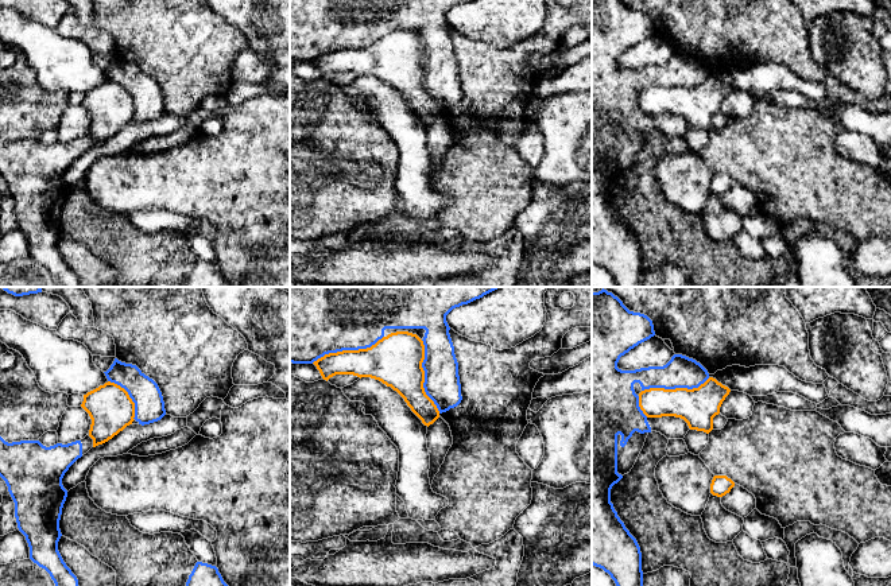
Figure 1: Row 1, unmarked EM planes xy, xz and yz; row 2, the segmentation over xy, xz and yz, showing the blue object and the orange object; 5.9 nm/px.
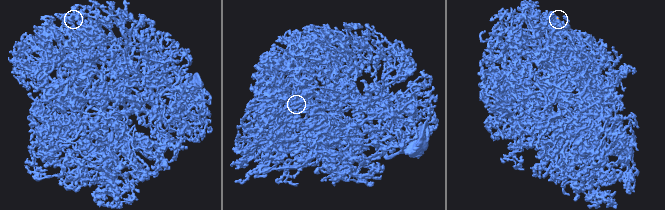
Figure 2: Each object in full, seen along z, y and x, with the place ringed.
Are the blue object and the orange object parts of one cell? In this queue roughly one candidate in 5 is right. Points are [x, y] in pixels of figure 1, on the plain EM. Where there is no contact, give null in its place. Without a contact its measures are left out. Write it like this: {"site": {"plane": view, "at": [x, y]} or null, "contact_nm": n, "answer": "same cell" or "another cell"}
{"site": {"plane": "xz", "at": [425, 74]}, "contact_nm": 460, "answer": "another cell"}

